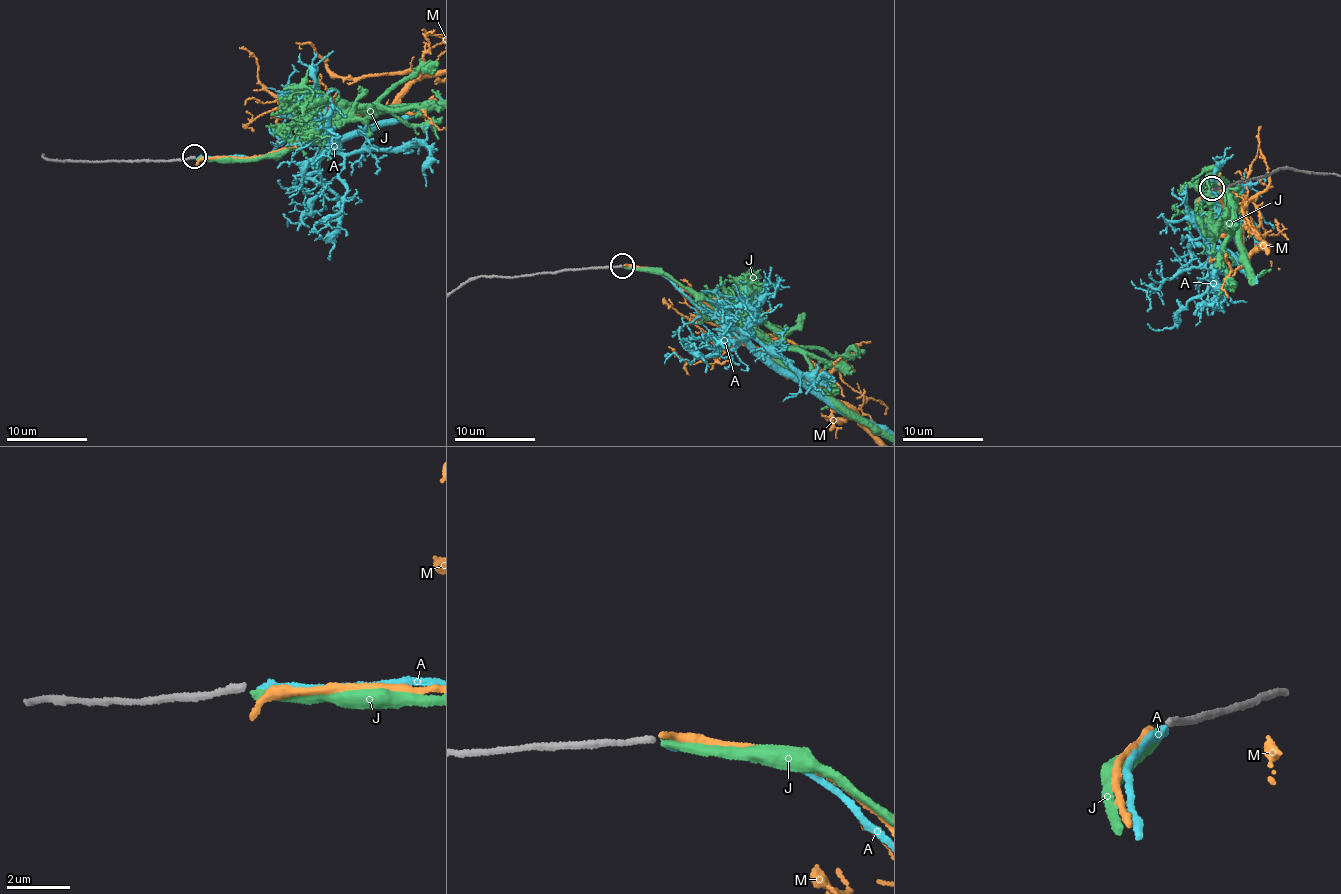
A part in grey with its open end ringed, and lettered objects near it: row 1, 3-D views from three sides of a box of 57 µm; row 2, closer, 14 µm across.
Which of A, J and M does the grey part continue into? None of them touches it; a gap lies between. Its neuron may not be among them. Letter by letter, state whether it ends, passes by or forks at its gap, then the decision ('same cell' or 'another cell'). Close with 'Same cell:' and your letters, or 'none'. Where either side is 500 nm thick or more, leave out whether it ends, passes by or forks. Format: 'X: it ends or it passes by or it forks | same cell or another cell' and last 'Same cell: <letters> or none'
A: it ends | another cell
J: it ends | another cell
M: it ends | another cell
Same cell: none

